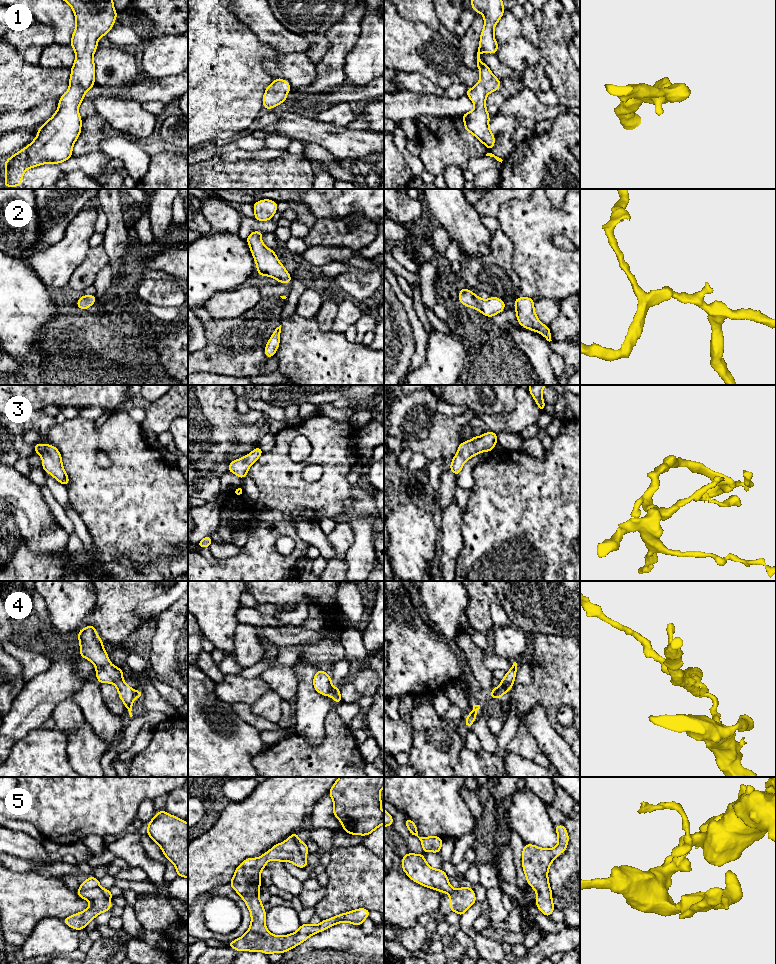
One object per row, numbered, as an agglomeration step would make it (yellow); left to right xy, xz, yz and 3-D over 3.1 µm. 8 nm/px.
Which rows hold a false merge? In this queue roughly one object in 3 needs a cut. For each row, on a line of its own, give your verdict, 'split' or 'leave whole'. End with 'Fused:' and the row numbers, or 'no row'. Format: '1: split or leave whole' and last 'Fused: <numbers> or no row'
1: leave whole
2: leave whole
3: leave whole
4: split
5: split
Fused: 4, 5

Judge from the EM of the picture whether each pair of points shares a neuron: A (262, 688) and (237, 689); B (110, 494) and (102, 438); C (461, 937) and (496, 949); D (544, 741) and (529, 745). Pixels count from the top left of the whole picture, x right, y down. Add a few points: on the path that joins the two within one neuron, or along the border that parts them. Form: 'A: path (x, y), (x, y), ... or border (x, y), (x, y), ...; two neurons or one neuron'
A: path (256, 688), (243, 689); one neuron
B: path (119, 478), (118, 446); one neuron
C: border (460, 929), (471, 938), (478, 953); two neurons
D: border (524, 723), (550, 763); two neurons

